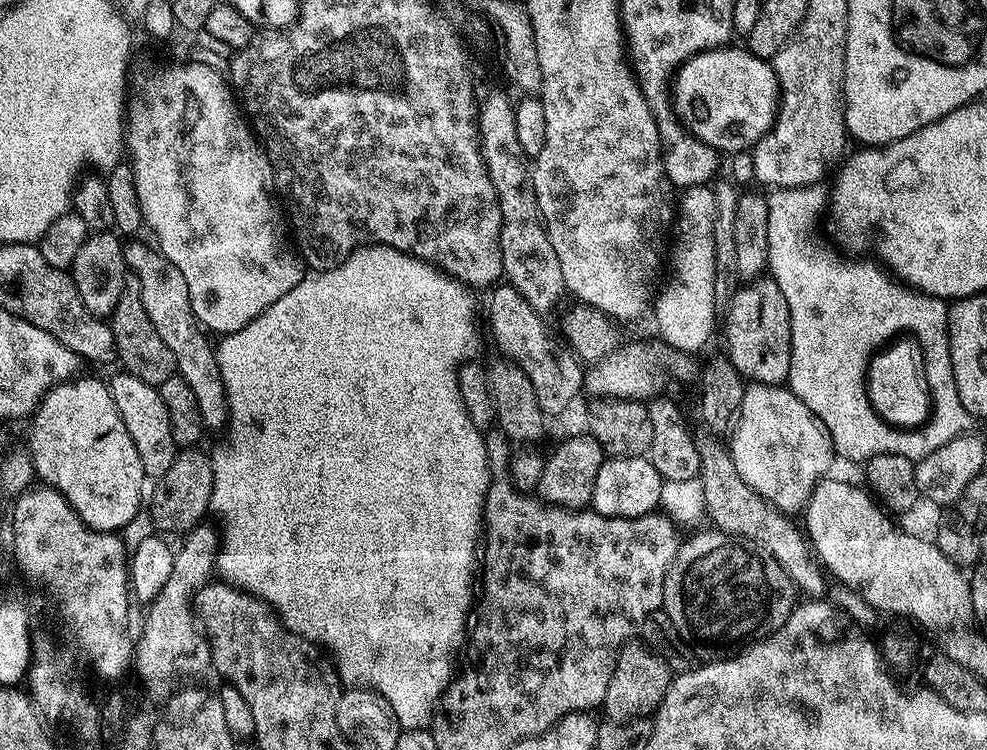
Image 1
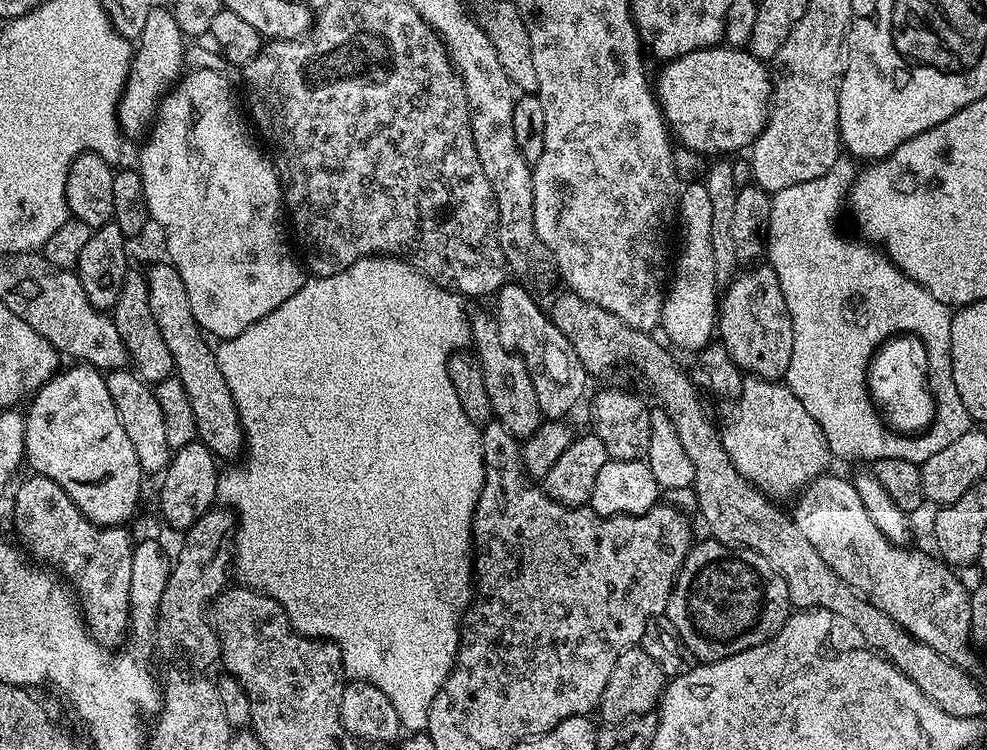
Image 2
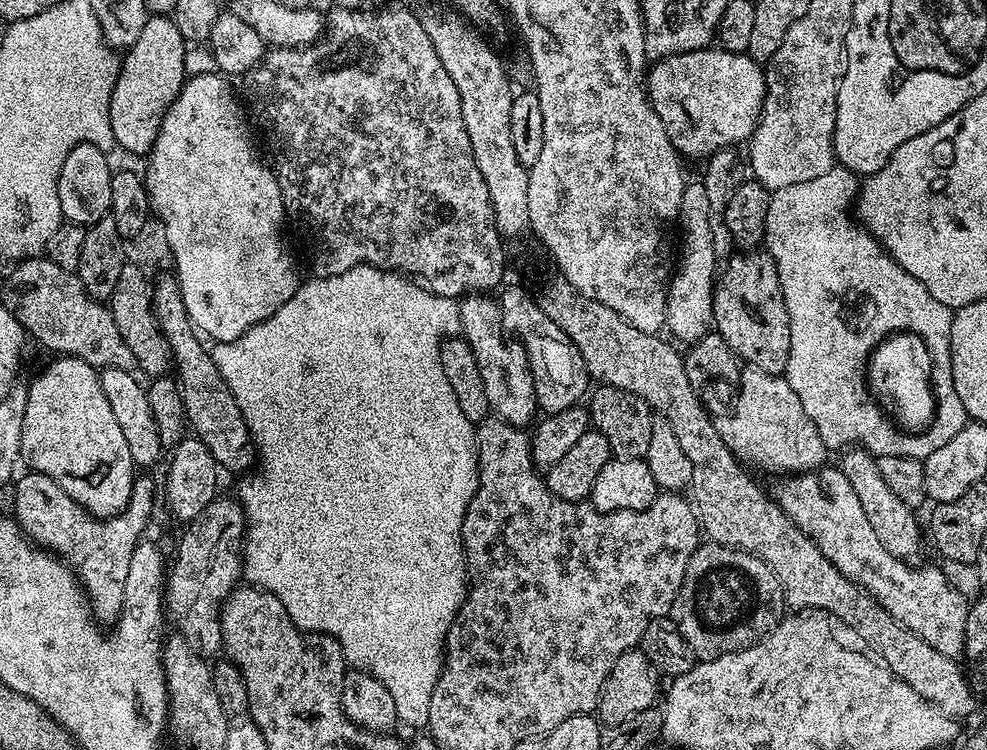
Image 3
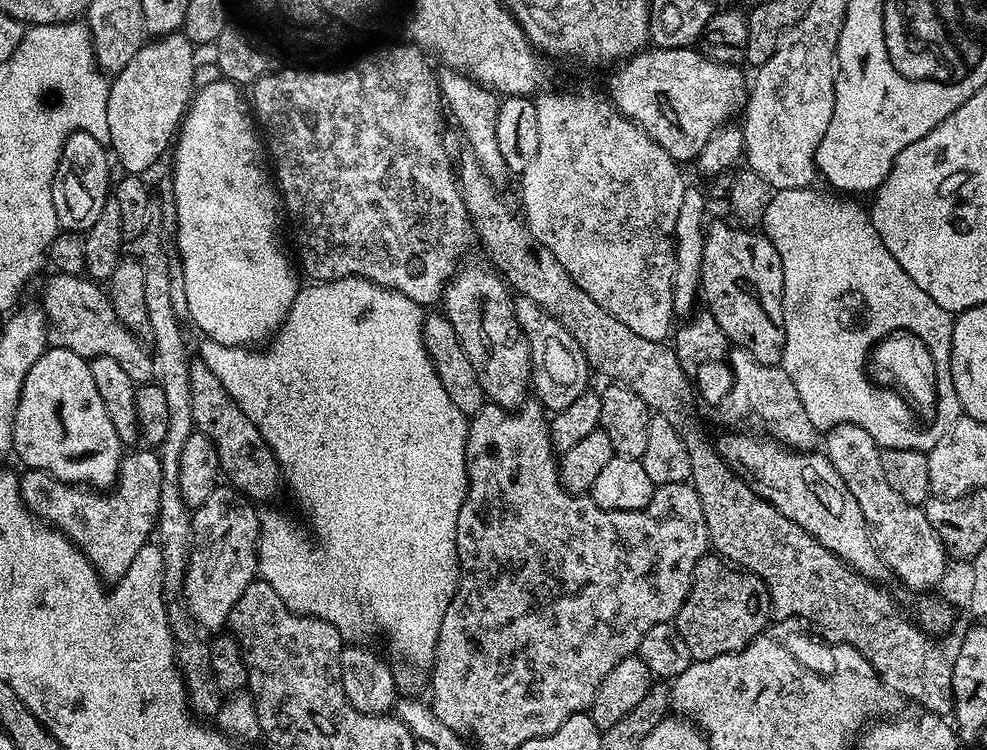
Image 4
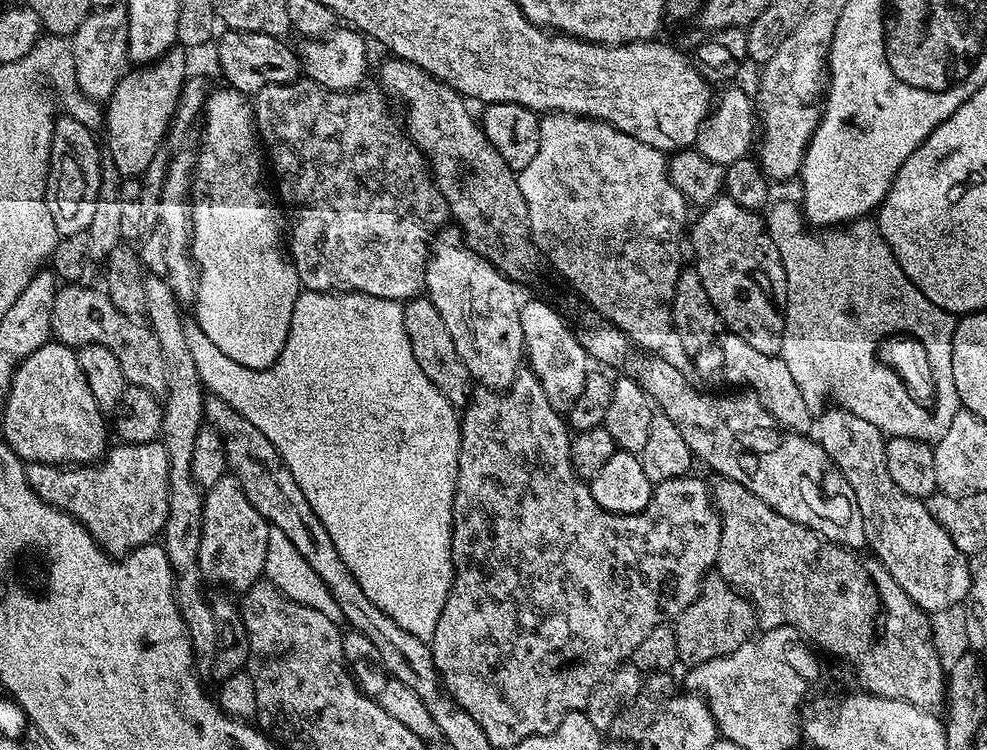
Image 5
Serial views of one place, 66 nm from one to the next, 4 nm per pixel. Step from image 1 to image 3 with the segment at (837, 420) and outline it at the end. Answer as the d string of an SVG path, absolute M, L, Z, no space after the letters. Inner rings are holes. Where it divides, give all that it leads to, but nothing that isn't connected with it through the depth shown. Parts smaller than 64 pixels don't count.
M834 164L821 177L812 178L807 182L798 182L797 185L780 187L772 192L770 210L766 210L763 247L768 255L774 258L774 262L778 266L778 282L782 286L782 298L786 302L786 314L790 318L790 362L786 379L794 390L794 394L798 394L798 402L802 402L802 410L806 410L810 422L814 422L814 426L818 426L818 434L822 434L822 442L830 450L836 450L836 448L844 450L849 446L855 446L865 448L874 458L878 456L902 458L905 456L924 461L930 454L934 454L934 450L946 446L946 442L950 442L950 438L954 438L954 434L958 434L958 430L962 430L970 422L966 414L966 406L962 406L962 402L958 398L958 390L954 390L952 355L950 354L950 326L952 325L953 309L938 302L938 298L934 298L934 294L930 294L930 290L926 290L926 286L922 286L922 282L918 282L918 278L906 274L906 270L902 270L902 266L898 266L898 262L894 262L892 255L877 242L876 237L863 224L854 219L852 211L855 198L859 193L859 185L860 180L857 173L850 171L844 165ZM894 330L917 332L926 342L932 359L932 386L936 393L936 421L926 436L896 436L896 432L892 432L892 428L888 427L888 424L884 424L884 420L880 420L880 412L876 412L876 408L872 408L872 404L868 404L868 396L864 396L864 388L860 388L860 360L864 360L864 352L868 352L869 346L872 346L872 340L879 342L882 334L890 334Z

